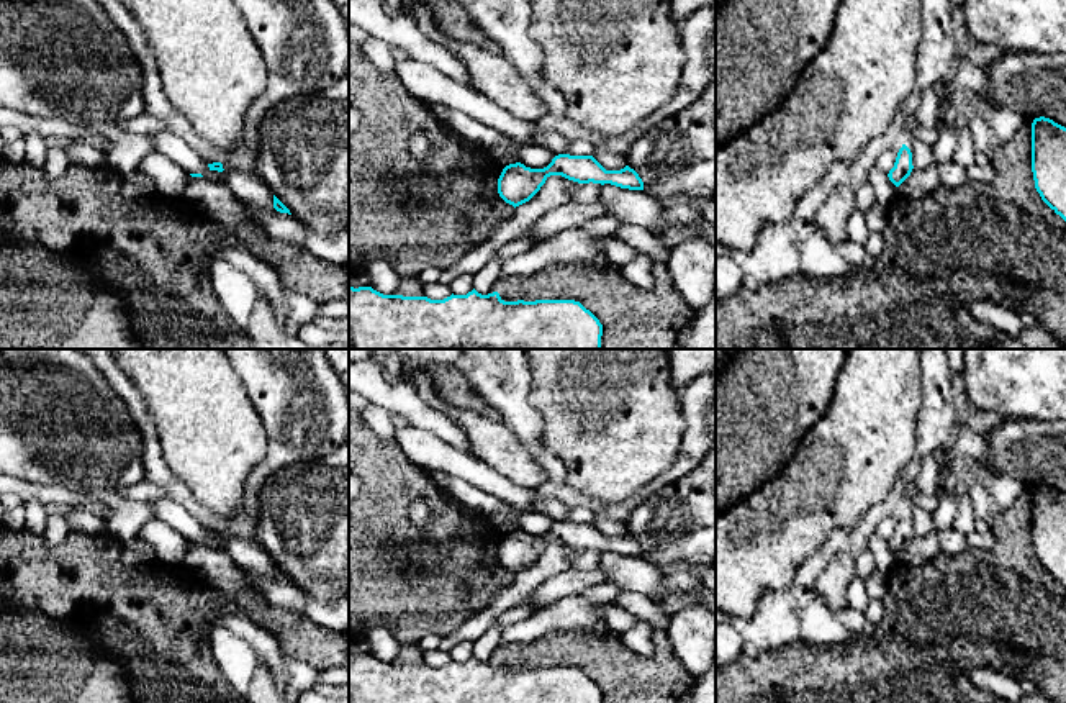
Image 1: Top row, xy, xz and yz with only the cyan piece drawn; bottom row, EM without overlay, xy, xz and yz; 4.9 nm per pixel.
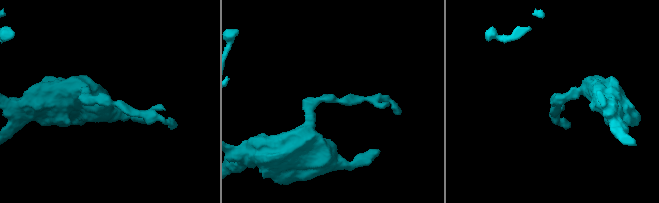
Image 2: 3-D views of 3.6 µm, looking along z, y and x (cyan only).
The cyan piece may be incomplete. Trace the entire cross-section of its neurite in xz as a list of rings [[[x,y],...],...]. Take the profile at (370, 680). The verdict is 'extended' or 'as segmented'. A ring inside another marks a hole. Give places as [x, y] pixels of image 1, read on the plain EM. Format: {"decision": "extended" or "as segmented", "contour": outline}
{"decision": "as segmented", "contour": [[[349,654],[349,703],[603,703],[603,692],[575,667],[504,669],[498,659],[481,662],[475,655],[467,662],[452,660],[444,667],[431,667],[383,662],[372,654]]]}

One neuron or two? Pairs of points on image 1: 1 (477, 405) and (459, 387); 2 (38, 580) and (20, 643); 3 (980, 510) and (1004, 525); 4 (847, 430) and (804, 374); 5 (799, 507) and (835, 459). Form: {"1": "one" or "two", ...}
{"1": "one", "2": "two", "3": "two", "4": "two", "5": "one"}

